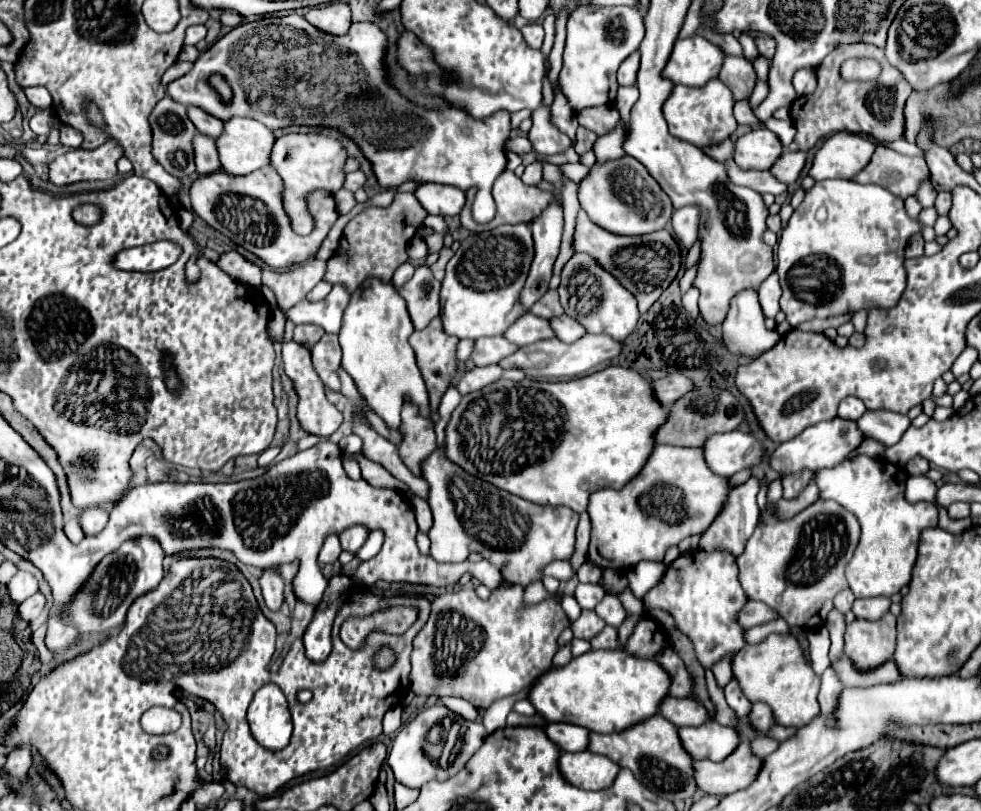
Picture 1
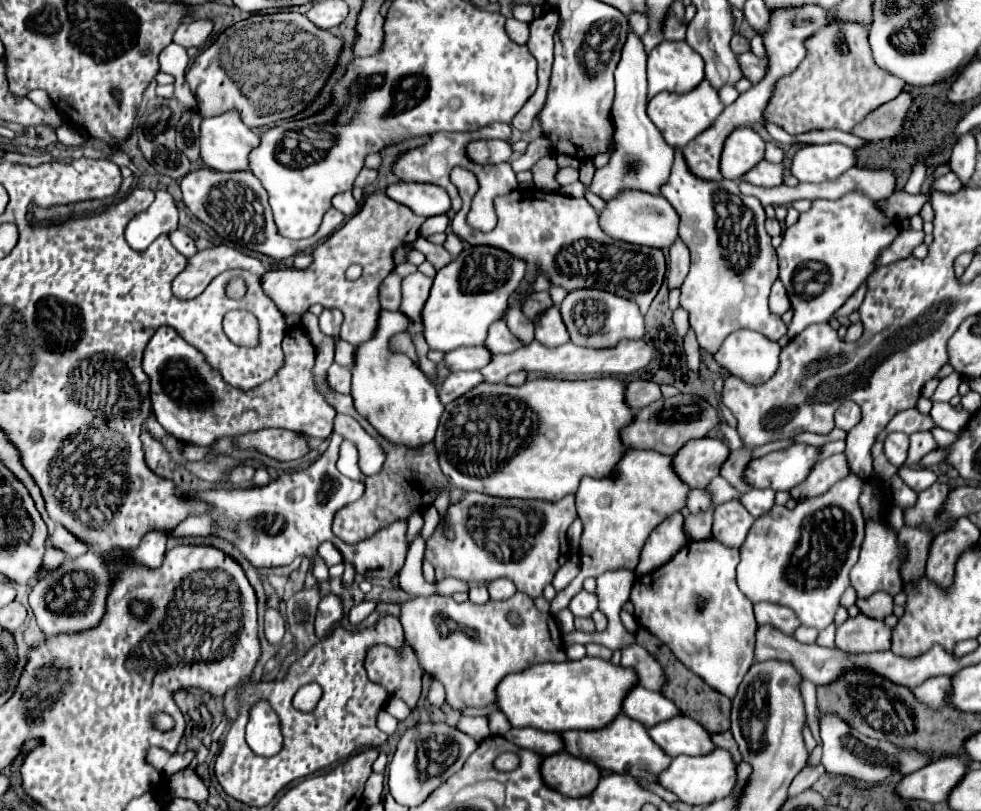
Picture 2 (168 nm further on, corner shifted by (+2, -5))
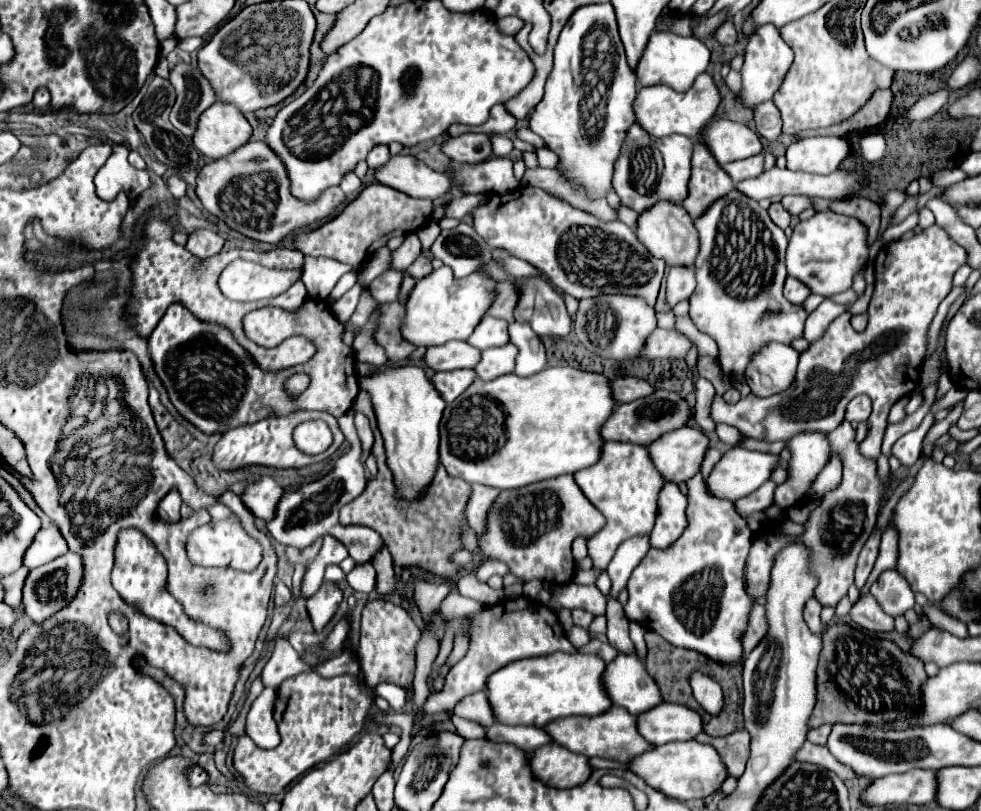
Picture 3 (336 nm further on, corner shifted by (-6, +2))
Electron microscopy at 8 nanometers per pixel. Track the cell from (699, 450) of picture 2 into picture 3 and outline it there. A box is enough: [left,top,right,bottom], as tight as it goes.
[646,427,708,483]

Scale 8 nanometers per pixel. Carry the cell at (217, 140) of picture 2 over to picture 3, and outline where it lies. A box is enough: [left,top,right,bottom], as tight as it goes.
[192,101,252,159]

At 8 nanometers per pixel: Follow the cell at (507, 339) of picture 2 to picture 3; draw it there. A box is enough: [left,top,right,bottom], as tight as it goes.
[466,315,508,349]

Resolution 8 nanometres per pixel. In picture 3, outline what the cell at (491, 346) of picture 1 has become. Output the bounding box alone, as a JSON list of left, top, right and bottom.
[422,341,480,371]

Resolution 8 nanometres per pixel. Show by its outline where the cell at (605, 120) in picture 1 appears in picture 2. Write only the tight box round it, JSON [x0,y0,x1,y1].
[648,40,704,100]

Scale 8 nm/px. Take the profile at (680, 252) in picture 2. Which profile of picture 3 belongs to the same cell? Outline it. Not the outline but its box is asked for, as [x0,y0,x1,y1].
[666,269,696,307]

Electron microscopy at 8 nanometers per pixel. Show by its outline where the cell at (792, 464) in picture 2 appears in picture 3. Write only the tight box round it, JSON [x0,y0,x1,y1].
[706,447,778,503]

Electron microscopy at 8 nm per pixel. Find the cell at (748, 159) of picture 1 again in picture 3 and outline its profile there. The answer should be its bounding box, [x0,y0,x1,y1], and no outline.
[698,119,762,165]

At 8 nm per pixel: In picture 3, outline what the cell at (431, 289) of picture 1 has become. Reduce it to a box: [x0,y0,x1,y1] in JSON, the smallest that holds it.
[406,253,432,279]

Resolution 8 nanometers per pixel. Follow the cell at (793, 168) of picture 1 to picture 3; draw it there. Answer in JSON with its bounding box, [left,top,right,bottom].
[720,155,764,183]

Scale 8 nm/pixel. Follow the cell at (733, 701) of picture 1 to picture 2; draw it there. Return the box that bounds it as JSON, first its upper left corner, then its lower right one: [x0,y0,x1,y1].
[630,540,756,700]

